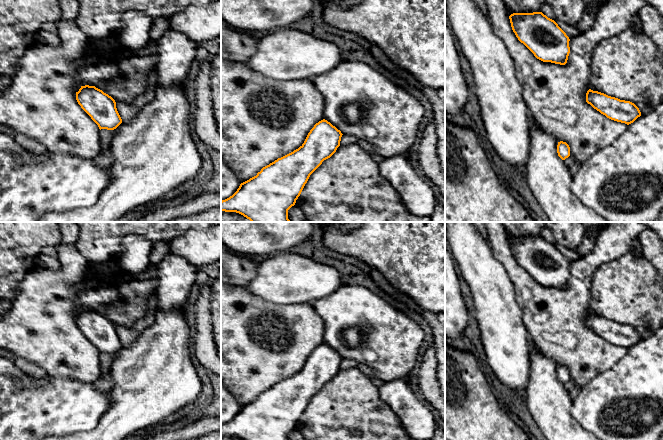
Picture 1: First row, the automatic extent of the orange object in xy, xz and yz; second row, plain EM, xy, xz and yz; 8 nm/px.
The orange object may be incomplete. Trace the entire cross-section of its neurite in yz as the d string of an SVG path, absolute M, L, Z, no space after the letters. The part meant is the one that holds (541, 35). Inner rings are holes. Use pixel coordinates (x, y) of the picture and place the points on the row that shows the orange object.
M542 12L513 13L511 27L518 40L543 61L565 65L570 53L569 37Z

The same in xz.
M327 120L319 121L298 149L263 167L256 176L241 183L232 196L222 200L221 211L239 213L251 222L290 222L288 210L295 205L310 175L336 152L342 135Z

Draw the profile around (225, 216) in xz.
M221 211L221 222L251 222L243 215L236 212Z

